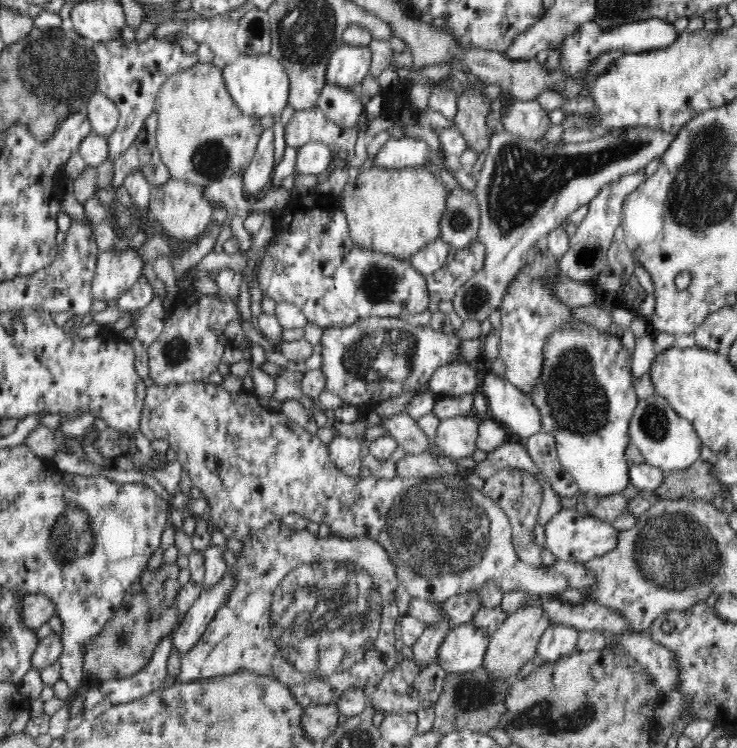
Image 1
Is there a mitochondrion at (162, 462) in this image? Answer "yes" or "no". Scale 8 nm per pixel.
no

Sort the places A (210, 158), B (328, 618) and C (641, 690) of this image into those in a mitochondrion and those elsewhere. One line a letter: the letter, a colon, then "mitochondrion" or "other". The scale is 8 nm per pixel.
A: mitochondrion
B: mitochondrion
C: other

